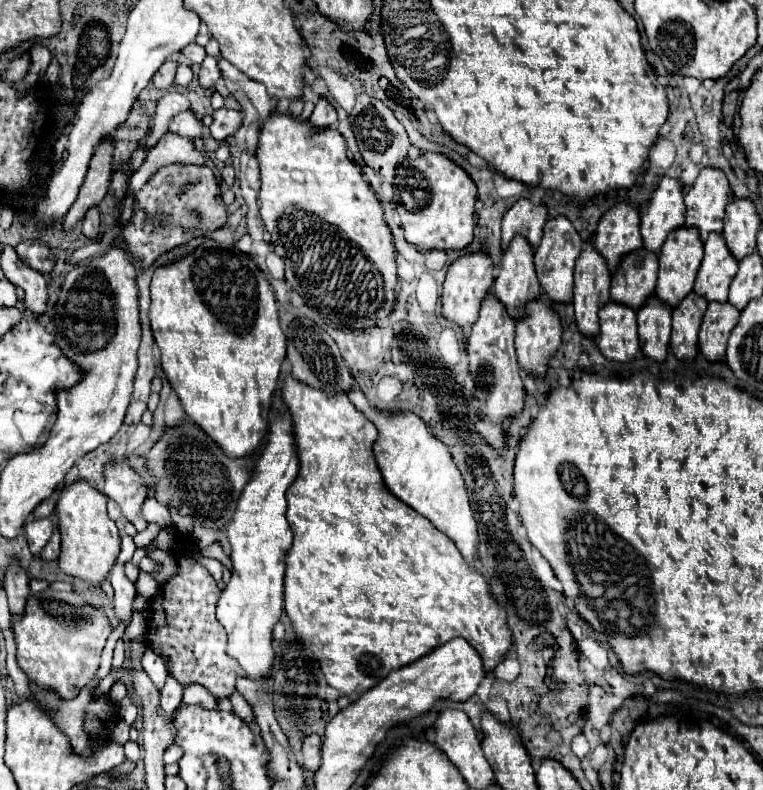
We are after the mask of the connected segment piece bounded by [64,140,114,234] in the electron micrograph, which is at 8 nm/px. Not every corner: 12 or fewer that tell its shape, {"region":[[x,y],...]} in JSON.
{"region":[[110,140],[96,148],[80,194],[64,218],[64,234],[106,196],[112,178]]}

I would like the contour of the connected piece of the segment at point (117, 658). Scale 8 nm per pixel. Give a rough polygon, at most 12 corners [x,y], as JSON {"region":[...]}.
{"region":[[118,640],[114,650],[112,670],[125,661],[130,642]]}

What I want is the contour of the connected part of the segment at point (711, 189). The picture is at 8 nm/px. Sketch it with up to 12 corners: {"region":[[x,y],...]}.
{"region":[[702,168],[686,192],[686,228],[722,232],[730,186]]}

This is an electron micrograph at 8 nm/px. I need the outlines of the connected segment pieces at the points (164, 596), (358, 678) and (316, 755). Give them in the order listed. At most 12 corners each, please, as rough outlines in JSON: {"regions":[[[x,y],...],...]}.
{"regions":[[[178,572],[148,602],[144,642],[182,686],[218,700],[246,672],[226,654],[212,574]],[[282,382],[300,456],[284,606],[370,690],[464,638],[512,654],[478,566],[384,484],[348,396]],[[306,736],[302,754],[308,770],[320,764],[320,736]]]}

